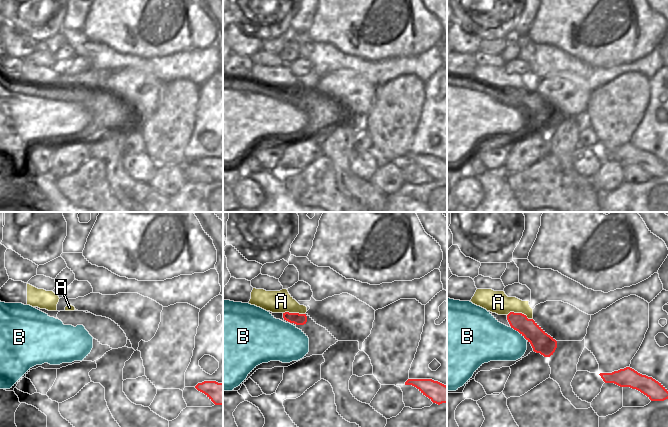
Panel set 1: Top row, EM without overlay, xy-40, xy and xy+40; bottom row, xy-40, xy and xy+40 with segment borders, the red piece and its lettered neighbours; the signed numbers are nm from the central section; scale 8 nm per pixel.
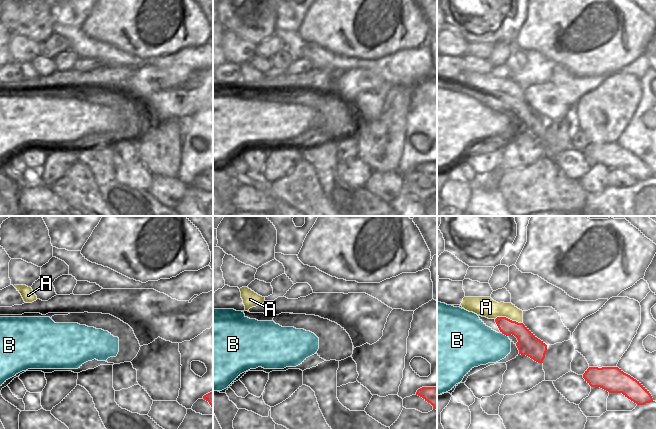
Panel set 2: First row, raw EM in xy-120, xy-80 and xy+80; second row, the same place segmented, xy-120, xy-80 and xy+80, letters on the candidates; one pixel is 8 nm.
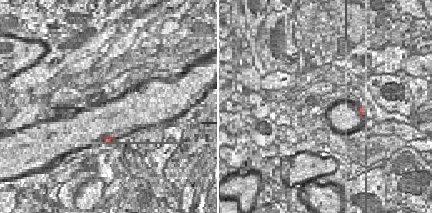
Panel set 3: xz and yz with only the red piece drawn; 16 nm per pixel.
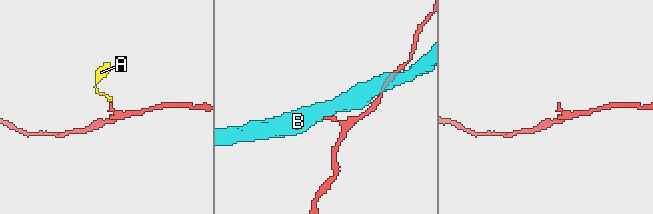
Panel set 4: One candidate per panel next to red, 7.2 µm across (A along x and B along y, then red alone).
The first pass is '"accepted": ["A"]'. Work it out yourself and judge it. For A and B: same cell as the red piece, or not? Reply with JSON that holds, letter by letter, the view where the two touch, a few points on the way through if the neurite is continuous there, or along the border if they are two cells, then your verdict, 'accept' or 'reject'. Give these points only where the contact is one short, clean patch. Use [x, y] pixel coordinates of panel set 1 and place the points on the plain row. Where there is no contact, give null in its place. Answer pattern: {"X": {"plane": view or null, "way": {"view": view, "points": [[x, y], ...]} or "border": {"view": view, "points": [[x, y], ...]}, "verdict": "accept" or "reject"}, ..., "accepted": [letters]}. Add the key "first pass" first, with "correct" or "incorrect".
{"first pass": "correct", "A": {"plane": "xy+40", "way": {"view": "xy+40", "points": [[528, 104], [521, 96], [520, 89], [513, 83], [498, 78]]}, "verdict": "accept"}, "B": {"plane": "xy+40", "border": {"view": "xy+40", "points": [[510, 103], [515, 105], [526, 116]]}, "verdict": "reject"}, "accepted": ["A"]}

